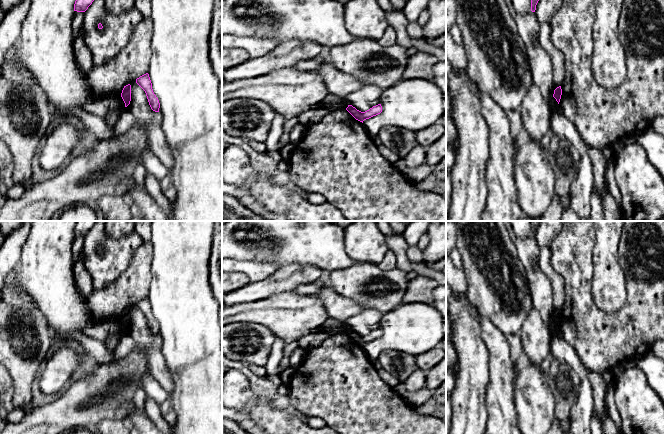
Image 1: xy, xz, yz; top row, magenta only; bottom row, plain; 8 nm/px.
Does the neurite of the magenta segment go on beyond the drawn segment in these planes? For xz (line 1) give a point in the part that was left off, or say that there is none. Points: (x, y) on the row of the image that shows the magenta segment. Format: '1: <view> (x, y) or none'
1: none

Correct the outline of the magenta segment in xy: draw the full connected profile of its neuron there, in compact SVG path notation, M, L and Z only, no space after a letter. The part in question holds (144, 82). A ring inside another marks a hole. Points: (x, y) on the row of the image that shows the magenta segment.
M146 73L137 78L136 83L145 91L151 109L155 112L159 112L160 103L153 92L149 74Z

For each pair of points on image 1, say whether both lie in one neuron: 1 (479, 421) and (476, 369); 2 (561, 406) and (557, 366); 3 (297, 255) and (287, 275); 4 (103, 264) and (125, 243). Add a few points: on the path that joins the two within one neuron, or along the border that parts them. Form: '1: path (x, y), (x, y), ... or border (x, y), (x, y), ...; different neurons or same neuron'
1: path (476, 408), (476, 382); same neuron
2: path (561, 396), (561, 376); same neuron
3: border (316, 267), (286, 264), (279, 268); different neurons
4: path (108, 260), (120, 248); same neuron

